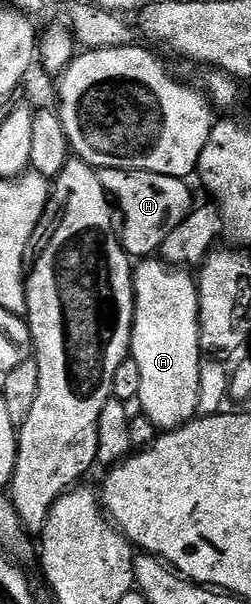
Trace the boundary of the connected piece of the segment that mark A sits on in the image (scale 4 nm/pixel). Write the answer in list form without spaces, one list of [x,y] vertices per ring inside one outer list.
[[[162,259],[140,260],[133,269],[135,314],[129,356],[141,371],[137,405],[143,408],[140,409],[142,416],[150,419],[160,431],[179,429],[196,420],[199,400],[203,397],[205,354],[199,347],[199,286],[196,278],[187,273],[190,272],[186,268],[169,265]]]

